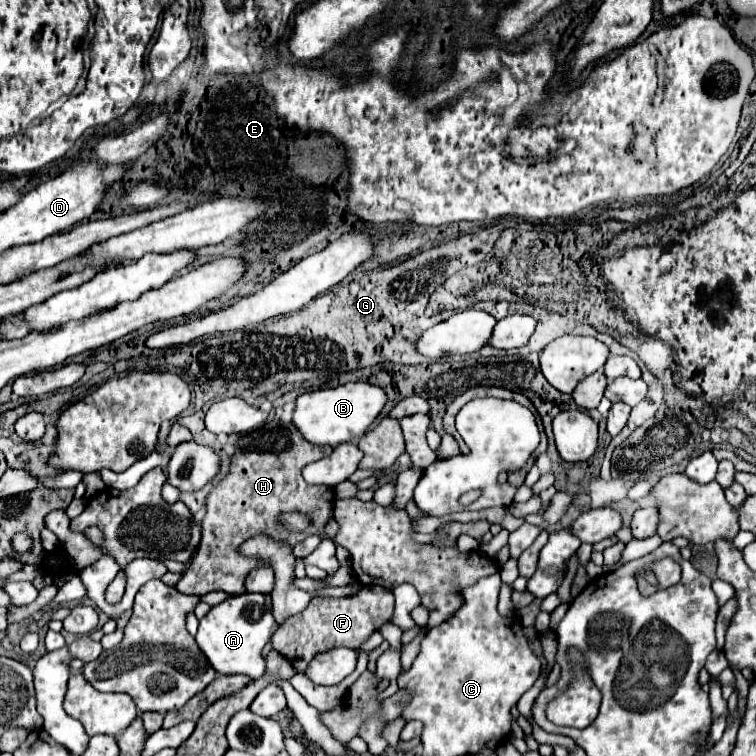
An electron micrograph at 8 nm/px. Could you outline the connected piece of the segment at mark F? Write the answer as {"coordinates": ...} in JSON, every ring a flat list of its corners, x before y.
{"coordinates":[[363,586,355,596,327,598,319,596,309,606,287,618,271,636,271,648,283,654,297,672,305,672,315,654,327,652,335,646,347,646,359,650,369,636,379,630,393,616,393,592,383,586]]}

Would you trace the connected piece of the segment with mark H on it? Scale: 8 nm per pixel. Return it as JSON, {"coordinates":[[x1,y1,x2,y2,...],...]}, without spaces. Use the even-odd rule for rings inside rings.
{"coordinates":[[273,420,259,430,239,436,235,448,237,454,231,456,229,472,207,494,205,500,207,512,201,522,203,526,201,544,191,560,191,566,185,570,185,574,175,586,183,594,203,596,215,590,223,590,227,594,243,594,245,578,251,574,251,570,271,566,265,560,239,554,239,546,245,540,255,538,259,534,265,534,291,548,303,542,309,534,317,534,321,540,329,538,325,526,333,520,333,504,335,504,333,488,305,484,301,468,313,460,329,456,333,450,331,446,315,446,307,442,303,434,299,434,299,430,295,430,295,424,281,424,279,420],[294,511,313,518,309,532,301,534,285,532,283,536,279,536,277,532,281,526,277,526,277,516]]}

